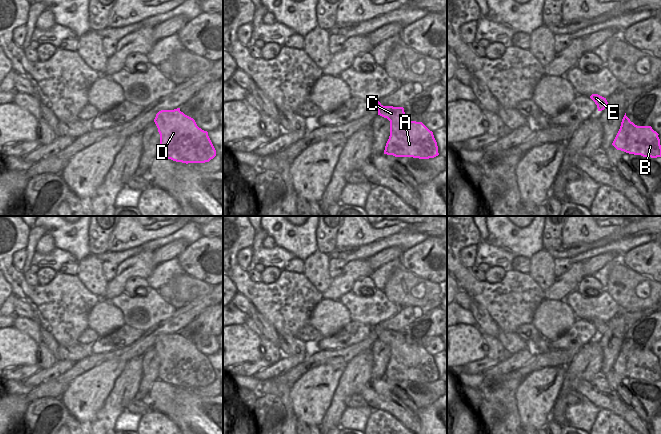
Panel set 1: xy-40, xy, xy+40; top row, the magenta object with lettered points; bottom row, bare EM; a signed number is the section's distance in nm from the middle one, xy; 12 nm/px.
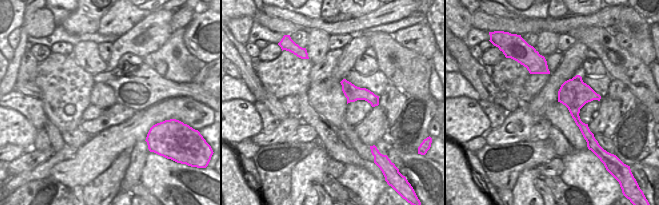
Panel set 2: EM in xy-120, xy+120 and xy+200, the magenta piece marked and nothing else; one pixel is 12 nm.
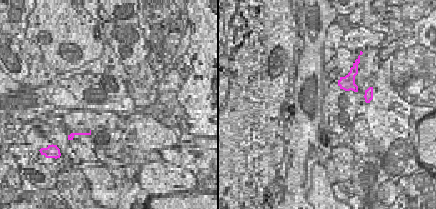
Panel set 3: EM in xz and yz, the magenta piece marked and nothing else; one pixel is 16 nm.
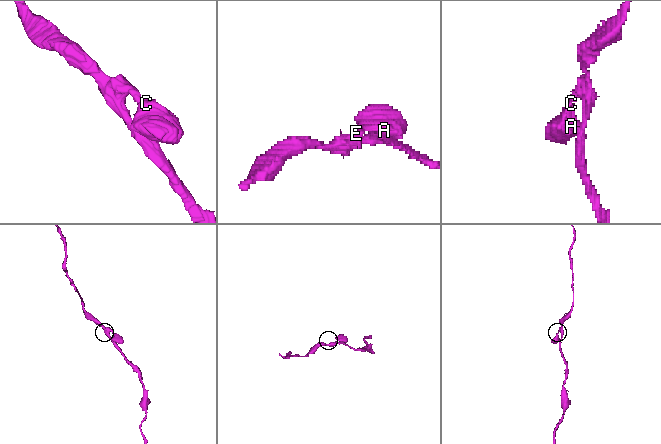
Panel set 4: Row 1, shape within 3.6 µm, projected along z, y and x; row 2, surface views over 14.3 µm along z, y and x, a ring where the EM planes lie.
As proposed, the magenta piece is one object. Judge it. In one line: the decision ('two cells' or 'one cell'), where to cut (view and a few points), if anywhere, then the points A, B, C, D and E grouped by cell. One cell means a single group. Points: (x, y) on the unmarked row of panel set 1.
one cell; no cut; A B C D E

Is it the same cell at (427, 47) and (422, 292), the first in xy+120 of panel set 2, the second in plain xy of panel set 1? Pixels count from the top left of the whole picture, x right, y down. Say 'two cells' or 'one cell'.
two cells

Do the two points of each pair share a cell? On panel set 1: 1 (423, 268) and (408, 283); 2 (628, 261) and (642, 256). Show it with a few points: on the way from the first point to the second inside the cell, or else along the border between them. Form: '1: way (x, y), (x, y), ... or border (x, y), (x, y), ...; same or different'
1: border (403, 266), (414, 274), (436, 283); different
2: way (631, 259), (639, 259); same

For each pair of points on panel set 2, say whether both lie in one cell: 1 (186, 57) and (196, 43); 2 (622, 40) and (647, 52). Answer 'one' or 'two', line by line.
1: two
2: one

